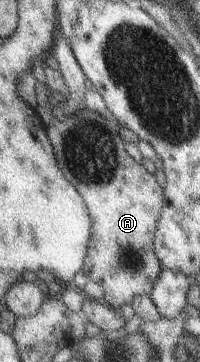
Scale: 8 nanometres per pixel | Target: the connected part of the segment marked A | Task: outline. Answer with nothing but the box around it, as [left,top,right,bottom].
[45,108,163,310]

